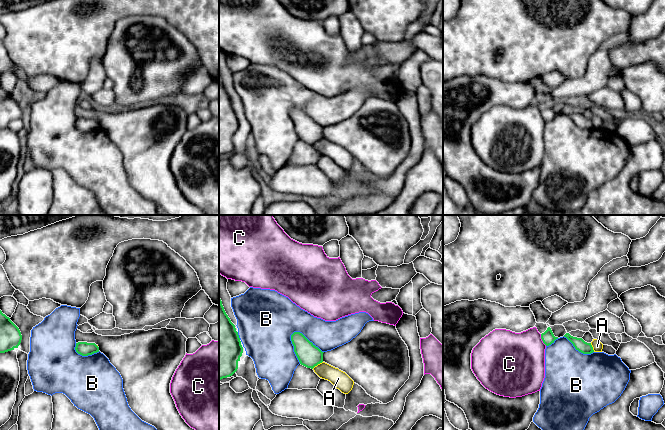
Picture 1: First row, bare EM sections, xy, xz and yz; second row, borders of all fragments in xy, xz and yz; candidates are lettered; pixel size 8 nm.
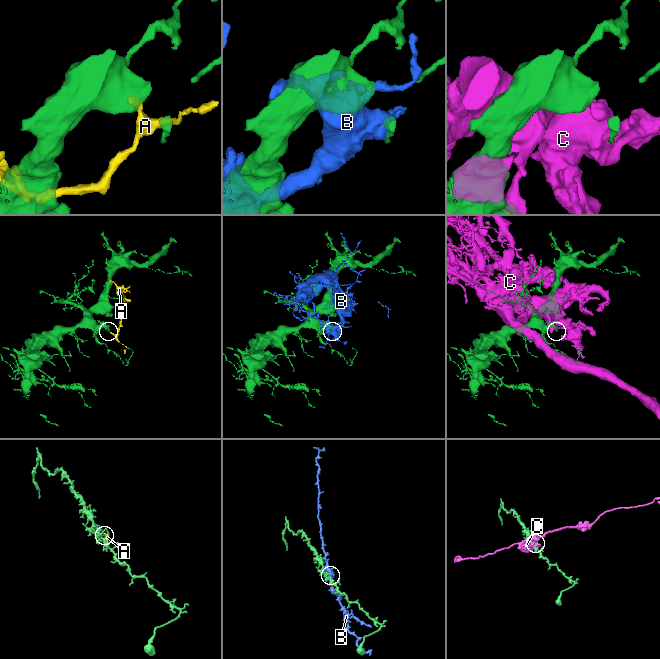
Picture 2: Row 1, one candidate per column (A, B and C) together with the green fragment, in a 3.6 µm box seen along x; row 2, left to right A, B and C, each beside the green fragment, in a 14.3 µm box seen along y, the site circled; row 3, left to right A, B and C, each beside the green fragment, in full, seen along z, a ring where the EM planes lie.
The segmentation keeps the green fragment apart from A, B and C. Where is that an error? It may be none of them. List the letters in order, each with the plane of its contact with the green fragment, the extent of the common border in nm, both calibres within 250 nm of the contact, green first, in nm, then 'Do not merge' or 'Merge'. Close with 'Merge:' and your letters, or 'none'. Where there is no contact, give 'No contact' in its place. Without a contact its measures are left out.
A: Touches green in xz. Shared border 110 nm. Thickness 180 nm (green) against 140 nm. Do not merge
B: Touches green in xz. Shared border 300 nm. Thickness 180 nm (green) against 300 nm. Do not merge
C: Touches green in yz. Shared border 110 nm. Thickness 100 nm (green) against 440 nm. Do not merge
Merge: none

